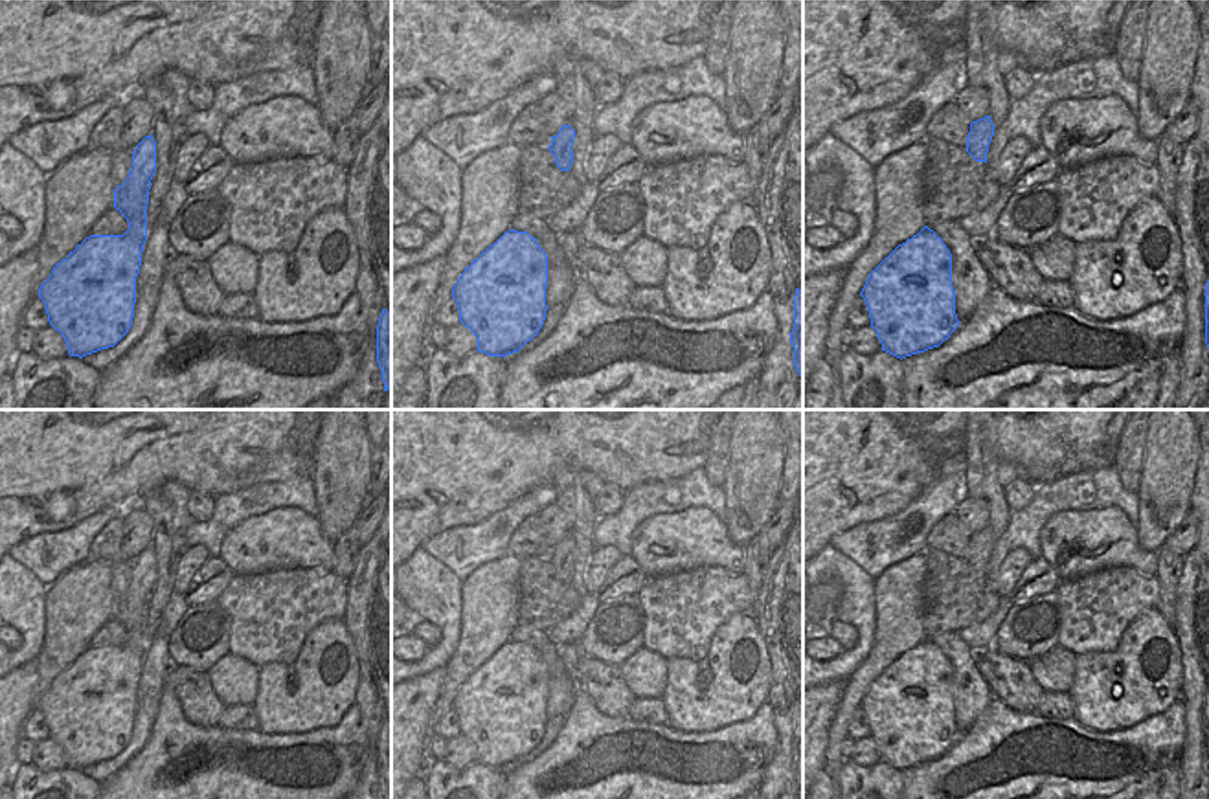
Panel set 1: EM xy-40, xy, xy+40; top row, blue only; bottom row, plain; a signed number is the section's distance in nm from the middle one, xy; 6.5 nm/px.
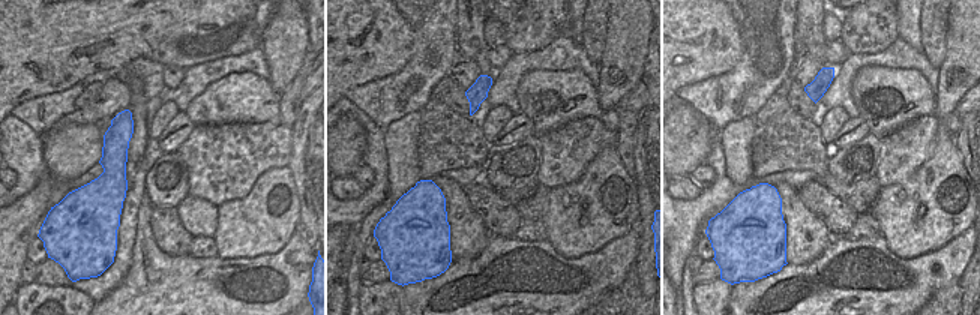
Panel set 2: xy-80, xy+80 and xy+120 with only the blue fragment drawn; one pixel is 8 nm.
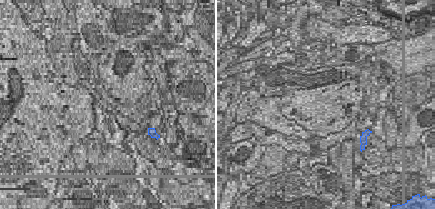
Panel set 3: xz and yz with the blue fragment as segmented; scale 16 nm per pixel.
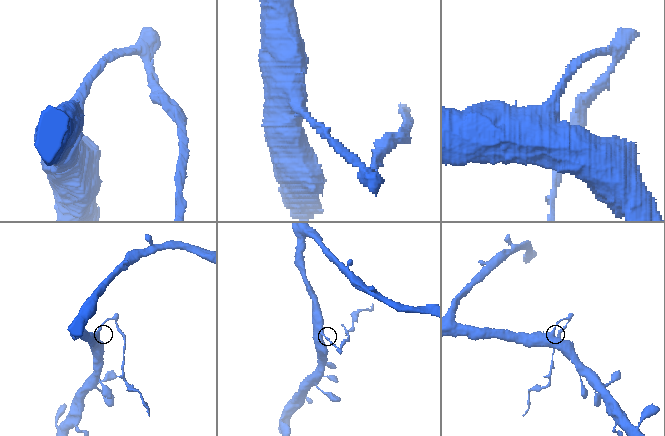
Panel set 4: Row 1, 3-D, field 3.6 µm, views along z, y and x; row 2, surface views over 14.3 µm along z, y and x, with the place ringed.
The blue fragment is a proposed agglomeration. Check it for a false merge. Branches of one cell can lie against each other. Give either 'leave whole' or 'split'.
split

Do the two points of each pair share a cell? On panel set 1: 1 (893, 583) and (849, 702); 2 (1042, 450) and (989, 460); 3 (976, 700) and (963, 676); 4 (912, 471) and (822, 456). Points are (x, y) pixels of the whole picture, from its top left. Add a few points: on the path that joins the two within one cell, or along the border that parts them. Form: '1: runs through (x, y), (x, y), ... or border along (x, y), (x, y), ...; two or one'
1: runs through (893, 612), (893, 638), (866, 673); one
2: border along (994, 428), (994, 447), (1000, 460); two
3: runs through (972, 695), (967, 682); one
4: runs through (890, 471), (868, 471), (844, 461); one

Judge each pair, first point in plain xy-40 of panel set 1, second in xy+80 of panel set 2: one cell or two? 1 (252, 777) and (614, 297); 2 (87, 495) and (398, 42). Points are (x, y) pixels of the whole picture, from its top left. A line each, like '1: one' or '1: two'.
1: two
2: one

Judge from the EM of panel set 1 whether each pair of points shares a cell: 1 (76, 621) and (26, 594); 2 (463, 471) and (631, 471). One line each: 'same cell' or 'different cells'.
1: different cells
2: same cell

